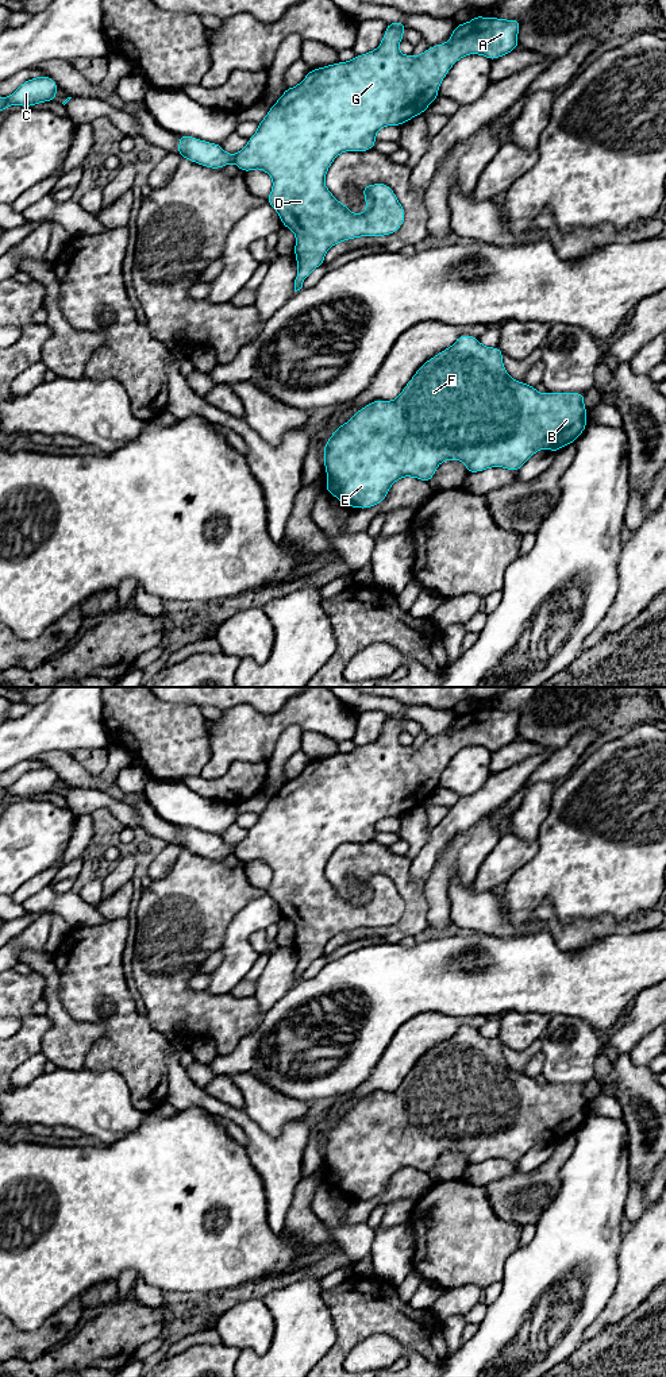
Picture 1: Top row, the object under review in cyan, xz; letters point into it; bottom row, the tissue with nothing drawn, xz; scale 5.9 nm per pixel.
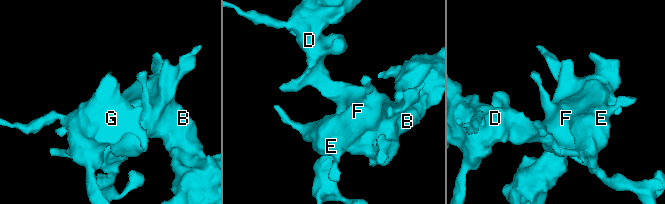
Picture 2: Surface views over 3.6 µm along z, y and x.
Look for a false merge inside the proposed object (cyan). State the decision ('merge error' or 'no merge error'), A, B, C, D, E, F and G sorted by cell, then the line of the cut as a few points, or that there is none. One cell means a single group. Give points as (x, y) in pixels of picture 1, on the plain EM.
merge error; A B D E F G / C; cut in xz along (237, 845), (233, 852)

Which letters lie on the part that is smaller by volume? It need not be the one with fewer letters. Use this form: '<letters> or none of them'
A, B, D, E, F, G

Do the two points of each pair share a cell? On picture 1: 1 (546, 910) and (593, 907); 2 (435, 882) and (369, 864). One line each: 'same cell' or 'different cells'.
1: different cells
2: different cells

